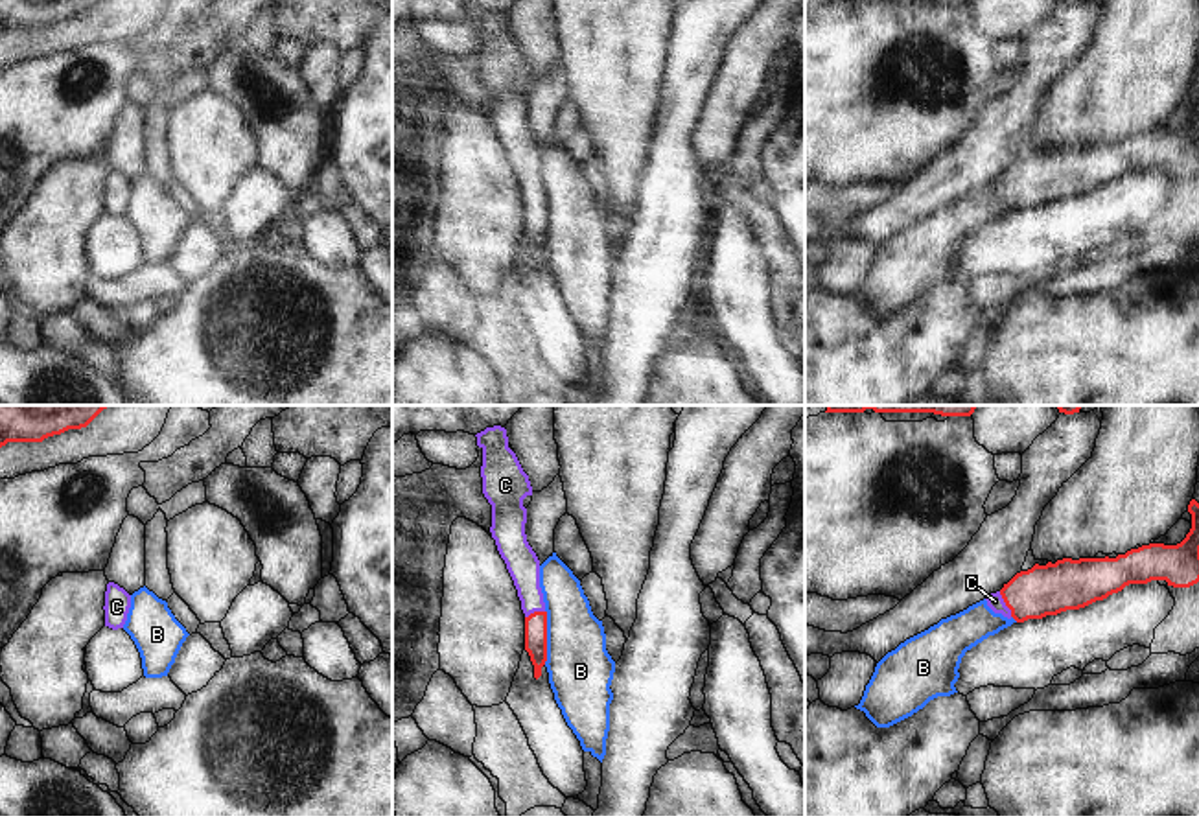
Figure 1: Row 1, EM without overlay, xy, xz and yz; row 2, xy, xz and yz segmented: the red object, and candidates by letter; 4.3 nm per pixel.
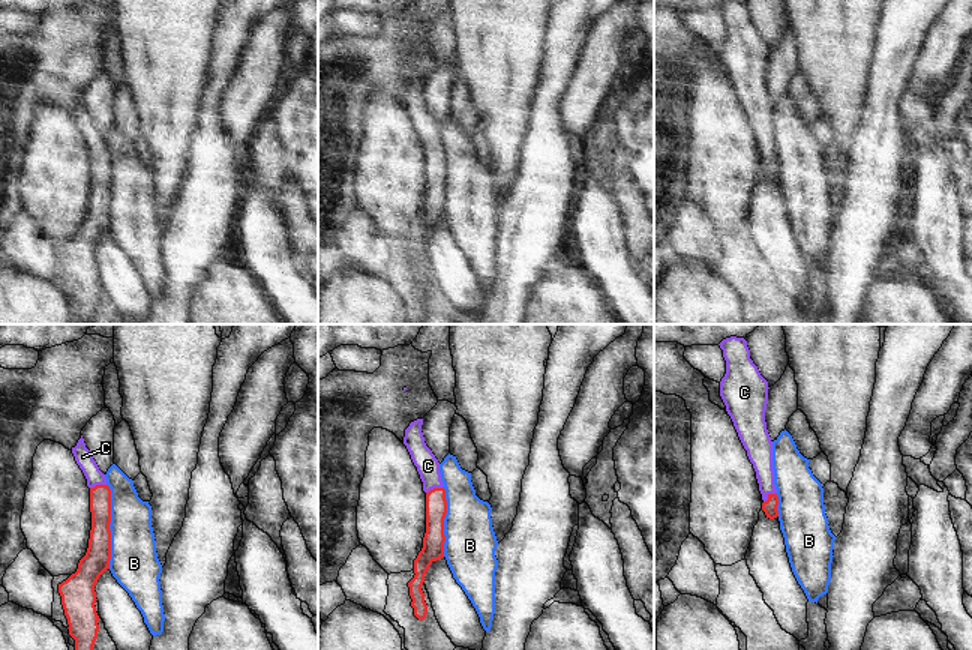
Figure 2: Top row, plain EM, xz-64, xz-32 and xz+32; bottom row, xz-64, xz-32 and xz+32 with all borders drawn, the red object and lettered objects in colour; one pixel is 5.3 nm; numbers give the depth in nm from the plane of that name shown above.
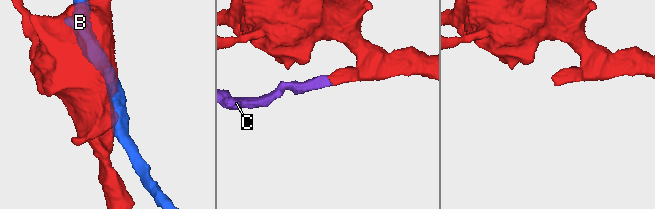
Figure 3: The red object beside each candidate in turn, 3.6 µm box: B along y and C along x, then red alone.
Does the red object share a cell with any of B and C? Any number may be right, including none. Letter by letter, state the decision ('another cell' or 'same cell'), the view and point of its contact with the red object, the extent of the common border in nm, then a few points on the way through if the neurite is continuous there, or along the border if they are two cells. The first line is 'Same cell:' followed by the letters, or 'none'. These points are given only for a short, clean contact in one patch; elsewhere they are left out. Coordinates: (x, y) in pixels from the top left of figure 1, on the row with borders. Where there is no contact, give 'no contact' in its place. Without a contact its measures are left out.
Same cell: C
B: another cell | xz (546, 638) | 240 nm
C: same cell | yz (1006, 605) | 130 nm | across yz (1045, 590), (1006, 605), (995, 601)

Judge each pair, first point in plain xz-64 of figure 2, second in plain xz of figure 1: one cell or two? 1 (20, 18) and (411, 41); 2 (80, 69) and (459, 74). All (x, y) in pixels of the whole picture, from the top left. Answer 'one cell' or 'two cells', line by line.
1: two cells
2: one cell

